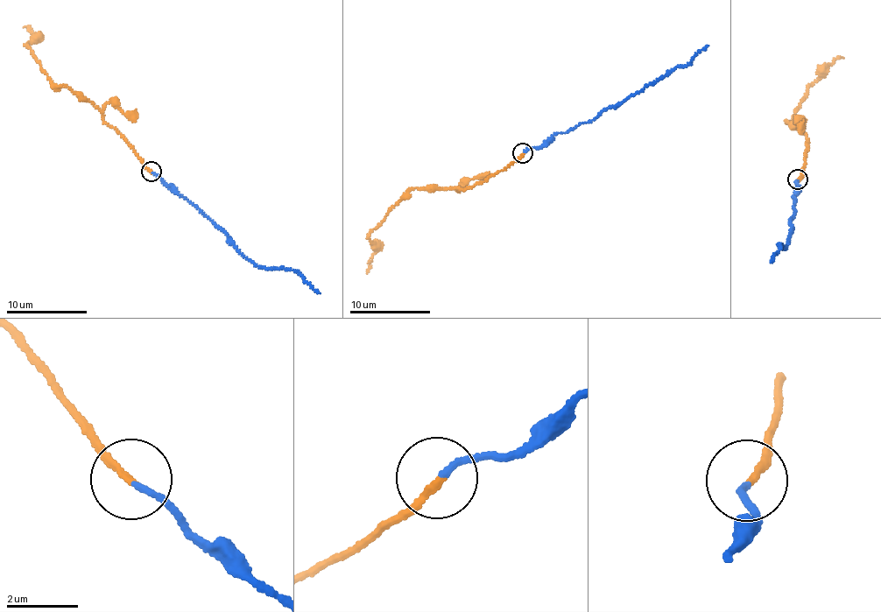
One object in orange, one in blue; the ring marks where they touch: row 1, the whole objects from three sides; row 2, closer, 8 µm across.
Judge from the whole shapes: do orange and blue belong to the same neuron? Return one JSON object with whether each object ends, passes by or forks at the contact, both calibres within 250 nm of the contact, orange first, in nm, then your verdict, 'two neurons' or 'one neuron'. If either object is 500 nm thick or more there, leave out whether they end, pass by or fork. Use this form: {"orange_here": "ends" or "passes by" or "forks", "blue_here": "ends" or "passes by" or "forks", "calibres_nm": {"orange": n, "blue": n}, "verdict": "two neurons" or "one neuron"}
{"orange_here": "ends", "blue_here": "ends", "calibres_nm": {"orange": 180, "blue": 160}, "verdict": "one neuron"}

